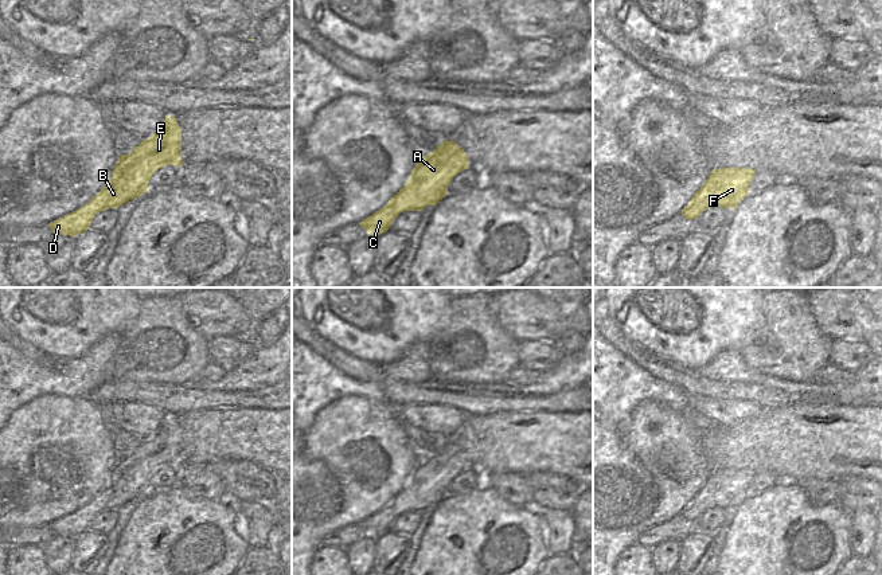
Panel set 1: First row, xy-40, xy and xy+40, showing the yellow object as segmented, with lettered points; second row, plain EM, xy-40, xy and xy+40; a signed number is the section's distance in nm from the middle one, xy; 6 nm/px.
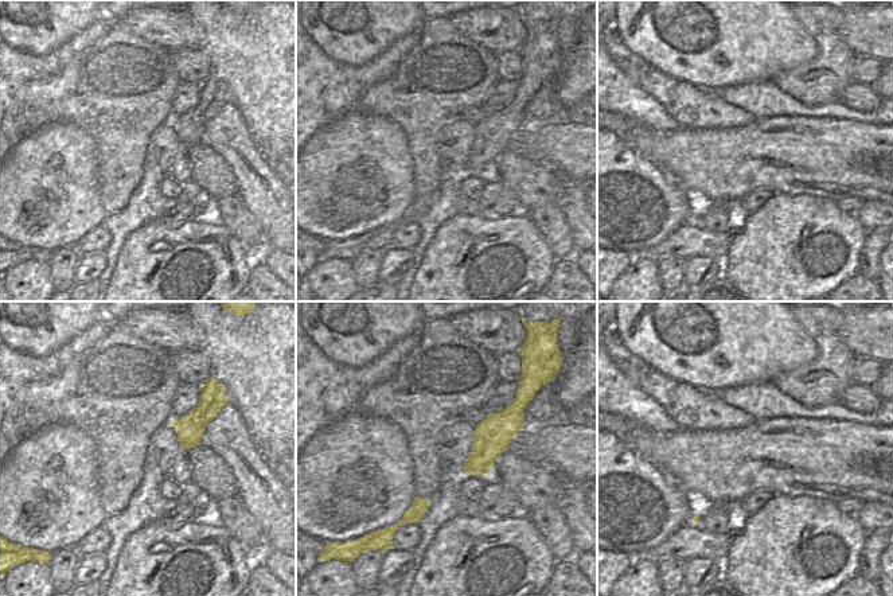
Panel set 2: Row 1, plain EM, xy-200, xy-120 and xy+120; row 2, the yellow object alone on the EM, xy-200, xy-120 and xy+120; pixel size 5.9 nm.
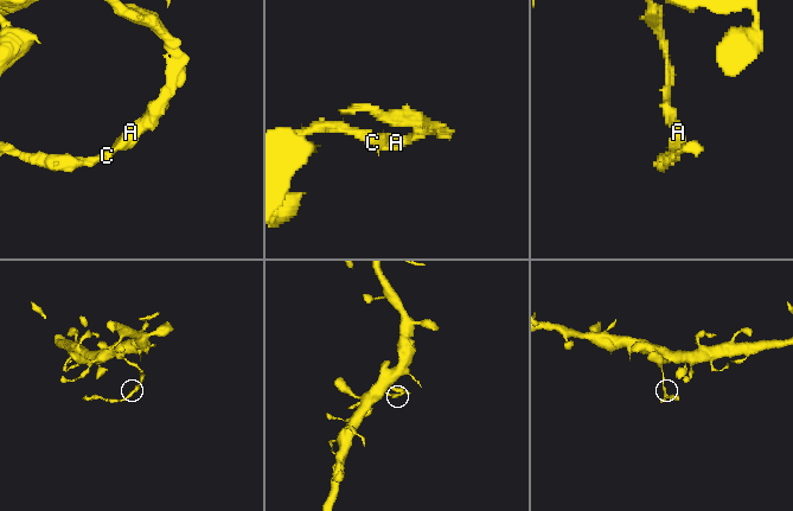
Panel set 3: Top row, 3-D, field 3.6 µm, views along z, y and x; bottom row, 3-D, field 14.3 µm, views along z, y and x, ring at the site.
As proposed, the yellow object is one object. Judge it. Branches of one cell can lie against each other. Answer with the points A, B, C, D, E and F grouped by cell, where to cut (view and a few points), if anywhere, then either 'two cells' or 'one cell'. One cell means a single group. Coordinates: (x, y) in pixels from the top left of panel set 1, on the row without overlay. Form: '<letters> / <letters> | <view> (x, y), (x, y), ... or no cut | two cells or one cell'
A B E F / C D | xy+40 (685, 508), (693, 509), (699, 515) | two cells

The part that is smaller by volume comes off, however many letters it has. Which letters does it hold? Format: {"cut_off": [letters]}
{"cut_off": ["C", "D"]}

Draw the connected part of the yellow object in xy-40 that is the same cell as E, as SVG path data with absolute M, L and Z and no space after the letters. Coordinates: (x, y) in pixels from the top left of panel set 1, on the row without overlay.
M165 416L157 433L129 455L121 455L109 484L85 505L95 515L118 509L149 490L152 476L164 466L182 469L182 430L175 418Z

